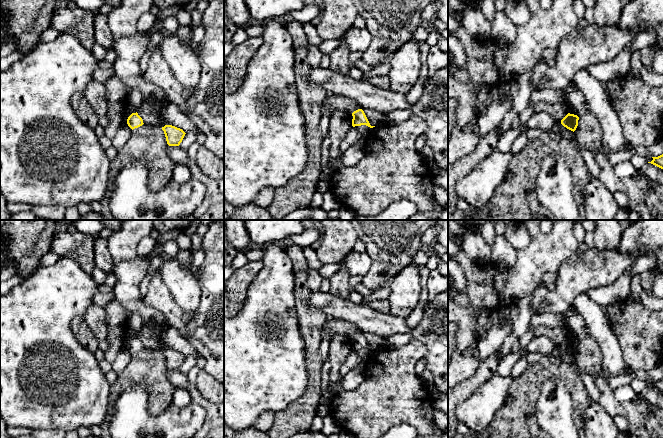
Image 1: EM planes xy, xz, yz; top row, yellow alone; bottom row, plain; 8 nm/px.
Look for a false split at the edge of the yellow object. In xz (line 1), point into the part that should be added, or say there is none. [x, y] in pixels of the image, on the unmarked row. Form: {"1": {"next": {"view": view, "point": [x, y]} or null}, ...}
{"1": {"next": null}}

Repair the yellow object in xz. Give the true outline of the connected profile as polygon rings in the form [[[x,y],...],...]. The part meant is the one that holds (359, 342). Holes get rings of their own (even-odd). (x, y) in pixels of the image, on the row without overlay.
[[[358,333],[352,337],[353,343],[352,343],[352,350],[361,350],[366,349],[370,352],[373,352],[375,350],[371,350],[364,335],[362,333]]]

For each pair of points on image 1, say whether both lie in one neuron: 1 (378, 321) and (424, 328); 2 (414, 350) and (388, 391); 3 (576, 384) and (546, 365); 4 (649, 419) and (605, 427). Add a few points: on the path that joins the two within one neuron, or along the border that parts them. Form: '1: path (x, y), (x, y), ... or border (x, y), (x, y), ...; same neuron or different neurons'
1: path (389, 325), (398, 325), (407, 331), (413, 331); same neuron
2: path (404, 360), (391, 374), (391, 381); same neuron
3: path (569, 377), (563, 371), (553, 367); same neuron
4: border (597, 402), (612, 417); different neurons

